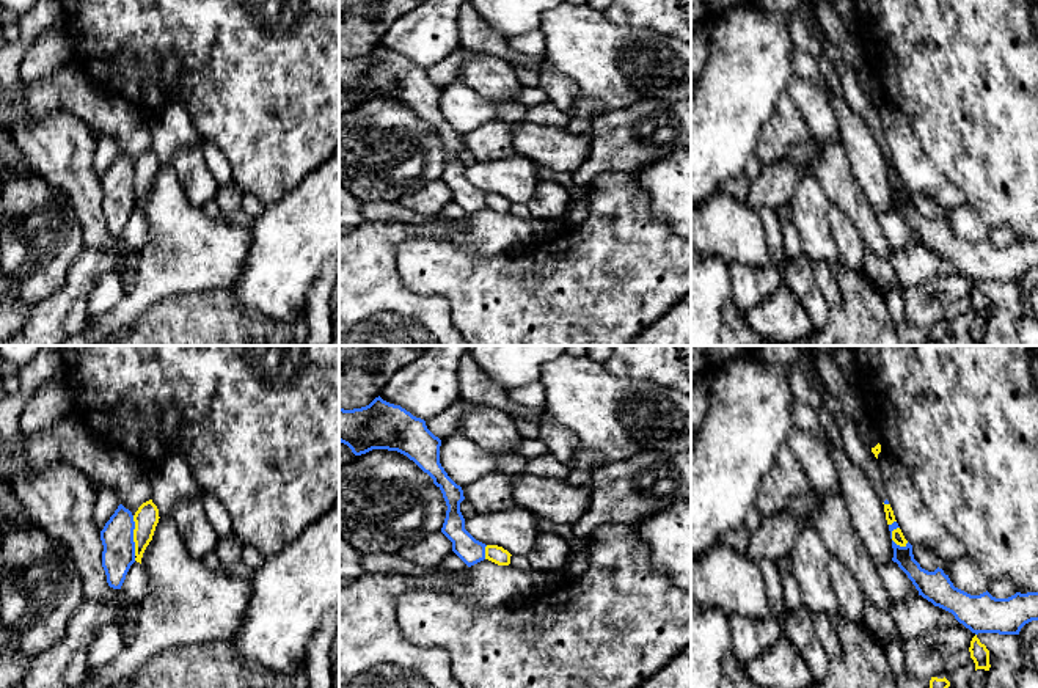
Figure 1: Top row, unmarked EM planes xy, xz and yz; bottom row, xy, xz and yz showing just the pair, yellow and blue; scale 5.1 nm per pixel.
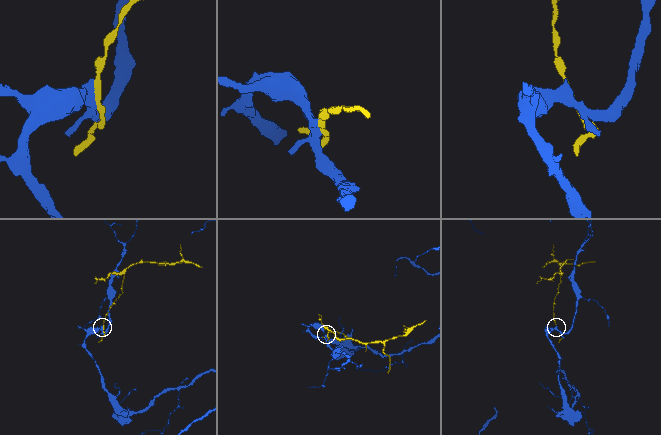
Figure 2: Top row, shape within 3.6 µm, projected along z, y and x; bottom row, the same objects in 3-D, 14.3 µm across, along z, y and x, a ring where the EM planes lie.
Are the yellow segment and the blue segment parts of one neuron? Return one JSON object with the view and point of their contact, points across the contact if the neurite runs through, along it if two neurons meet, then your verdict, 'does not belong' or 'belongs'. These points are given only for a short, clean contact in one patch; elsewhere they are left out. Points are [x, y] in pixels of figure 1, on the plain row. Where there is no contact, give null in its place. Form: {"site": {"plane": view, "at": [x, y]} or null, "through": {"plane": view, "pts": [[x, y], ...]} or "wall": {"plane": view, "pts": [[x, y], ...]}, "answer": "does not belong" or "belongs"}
{"site": {"plane": "xy", "at": [134, 184]}, "wall": {"plane": "xy", "pts": [[132, 164], [135, 203]]}, "answer": "does not belong"}

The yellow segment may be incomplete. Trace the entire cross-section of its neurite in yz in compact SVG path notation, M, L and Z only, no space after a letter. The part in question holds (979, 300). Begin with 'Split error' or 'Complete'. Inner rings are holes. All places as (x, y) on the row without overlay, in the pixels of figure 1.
Complete. M977 283L970 289L969 300L970 300L970 306L975 311L975 319L977 317L989 319L989 316L991 316L991 313L989 313L989 298L986 297L985 292L980 291Z

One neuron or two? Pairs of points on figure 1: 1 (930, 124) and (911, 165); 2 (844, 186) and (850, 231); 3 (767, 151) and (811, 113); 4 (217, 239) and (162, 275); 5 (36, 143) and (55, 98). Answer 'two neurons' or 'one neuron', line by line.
1: two neurons
2: two neurons
3: two neurons
4: one neuron
5: two neurons

